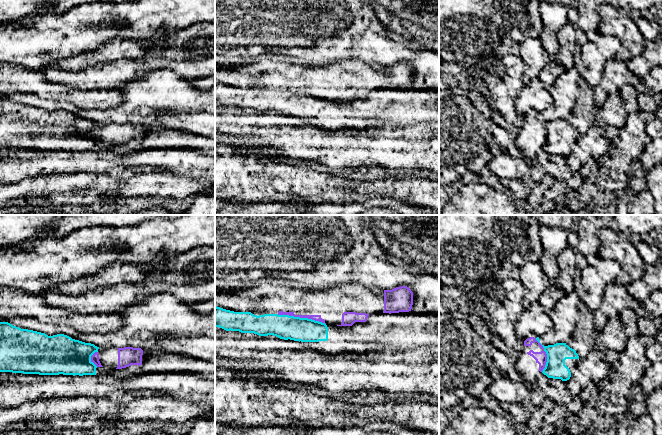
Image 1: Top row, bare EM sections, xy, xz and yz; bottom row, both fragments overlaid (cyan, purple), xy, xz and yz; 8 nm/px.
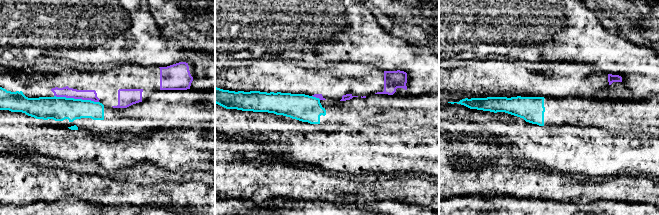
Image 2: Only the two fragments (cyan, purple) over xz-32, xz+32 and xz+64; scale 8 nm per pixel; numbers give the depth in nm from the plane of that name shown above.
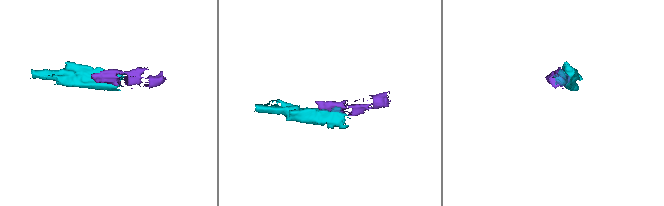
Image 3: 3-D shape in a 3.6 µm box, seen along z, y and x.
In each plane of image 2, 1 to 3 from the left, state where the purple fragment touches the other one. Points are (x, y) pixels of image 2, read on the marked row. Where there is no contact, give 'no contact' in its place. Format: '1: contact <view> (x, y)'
1: contact xz-32 (76, 99)
2: contact xz+32 (315, 97)
3: no contact

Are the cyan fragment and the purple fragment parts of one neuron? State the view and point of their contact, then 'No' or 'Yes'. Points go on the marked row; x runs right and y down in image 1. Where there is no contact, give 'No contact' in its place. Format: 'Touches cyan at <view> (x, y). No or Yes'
Touches cyan at xz (301, 318). No

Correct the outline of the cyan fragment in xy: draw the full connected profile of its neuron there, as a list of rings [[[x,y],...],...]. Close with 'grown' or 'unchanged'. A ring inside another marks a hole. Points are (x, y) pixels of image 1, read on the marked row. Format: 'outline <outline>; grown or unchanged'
outline [[[0,322],[0,372],[12,372],[12,373],[23,373],[23,374],[39,374],[39,375],[102,375],[102,376],[113,376],[117,380],[125,377],[130,377],[139,374],[147,373],[190,373],[195,376],[204,376],[206,379],[215,382],[215,363],[205,361],[203,359],[197,359],[189,357],[187,355],[179,353],[167,353],[157,352],[149,355],[144,362],[138,365],[131,365],[122,369],[106,369],[104,367],[97,367],[92,361],[91,356],[98,352],[99,347],[91,343],[85,343],[79,340],[72,339],[71,337],[64,334],[57,334],[48,336],[45,333],[21,329],[13,326],[8,322]]]; grown

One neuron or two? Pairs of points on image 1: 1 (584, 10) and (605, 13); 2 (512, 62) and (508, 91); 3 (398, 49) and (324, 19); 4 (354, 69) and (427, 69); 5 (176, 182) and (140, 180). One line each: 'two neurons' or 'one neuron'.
1: two neurons
2: one neuron
3: one neuron
4: two neurons
5: one neuron

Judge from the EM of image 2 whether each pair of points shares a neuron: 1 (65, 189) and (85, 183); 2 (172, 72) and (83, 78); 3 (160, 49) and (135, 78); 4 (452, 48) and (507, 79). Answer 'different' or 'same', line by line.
1: same
2: same
3: different
4: different

